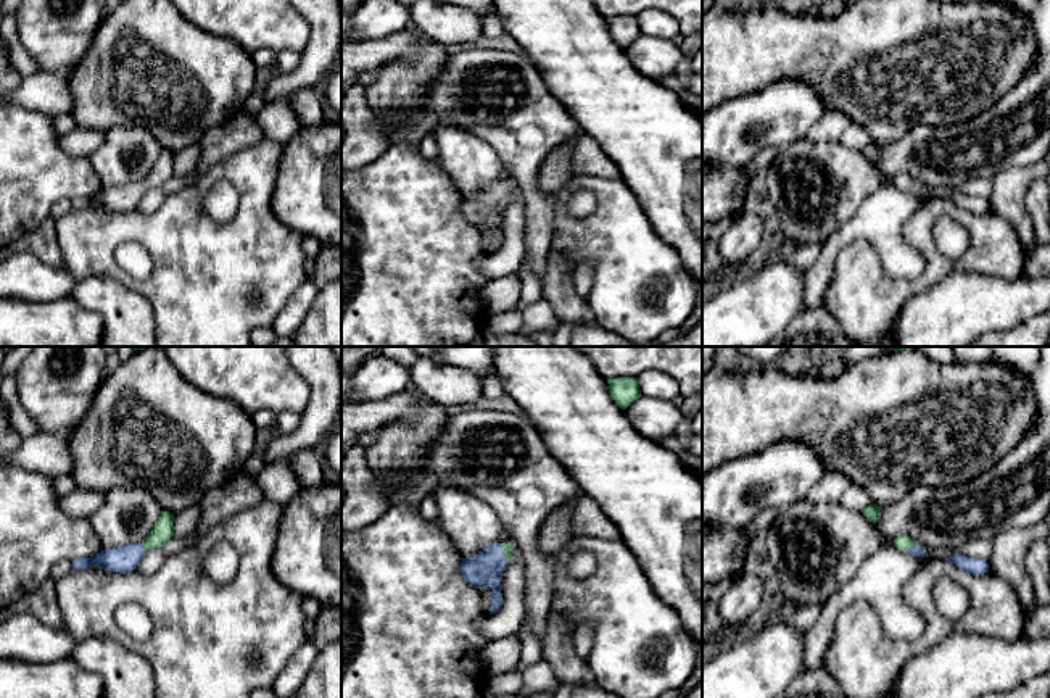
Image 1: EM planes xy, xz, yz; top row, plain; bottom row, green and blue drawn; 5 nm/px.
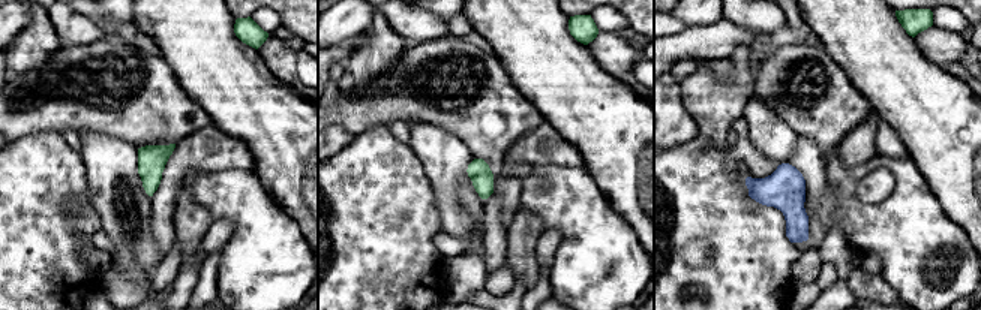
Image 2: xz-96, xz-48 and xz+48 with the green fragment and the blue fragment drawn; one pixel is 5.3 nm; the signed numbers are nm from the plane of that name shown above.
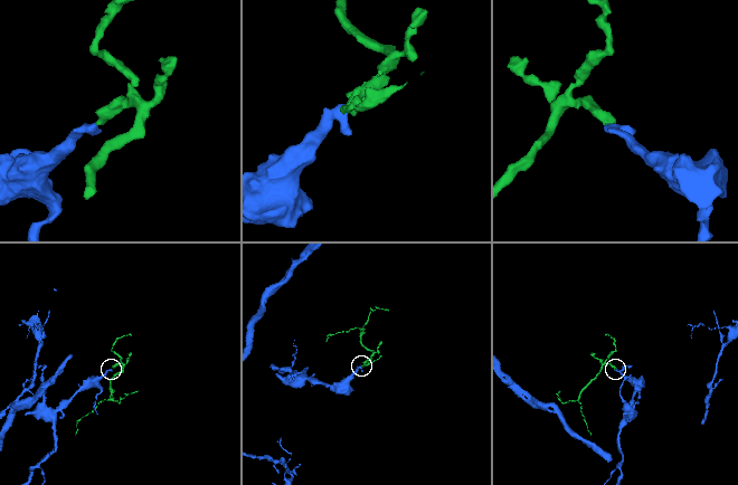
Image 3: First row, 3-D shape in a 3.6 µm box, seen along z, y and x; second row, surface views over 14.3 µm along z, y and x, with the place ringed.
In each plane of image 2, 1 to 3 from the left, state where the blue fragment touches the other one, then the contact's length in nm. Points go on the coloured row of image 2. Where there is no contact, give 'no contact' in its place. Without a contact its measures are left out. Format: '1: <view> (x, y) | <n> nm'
1: no contact
2: no contact
3: no contact

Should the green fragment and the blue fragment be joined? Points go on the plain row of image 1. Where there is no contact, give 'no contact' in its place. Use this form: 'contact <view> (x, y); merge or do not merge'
contact xy (144, 184); merge

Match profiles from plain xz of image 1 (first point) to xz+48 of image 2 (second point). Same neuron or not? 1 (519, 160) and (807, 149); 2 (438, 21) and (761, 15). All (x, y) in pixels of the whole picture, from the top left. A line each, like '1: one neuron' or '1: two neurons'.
1: two neurons
2: one neuron

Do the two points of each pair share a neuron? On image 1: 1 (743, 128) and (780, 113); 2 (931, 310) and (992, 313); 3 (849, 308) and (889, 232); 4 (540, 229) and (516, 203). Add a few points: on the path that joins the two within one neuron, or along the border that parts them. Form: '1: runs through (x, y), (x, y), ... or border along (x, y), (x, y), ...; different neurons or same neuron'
1: runs through (752, 123), (770, 118); same neuron
2: runs through (946, 310), (978, 310); same neuron
3: border along (841, 249), (865, 239), (891, 274), (909, 278); different neurons
4: border along (512, 176), (522, 194), (527, 234); different neurons

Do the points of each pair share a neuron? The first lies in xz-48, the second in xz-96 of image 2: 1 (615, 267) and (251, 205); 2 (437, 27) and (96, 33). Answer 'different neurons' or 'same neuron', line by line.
1: same neuron
2: same neuron

